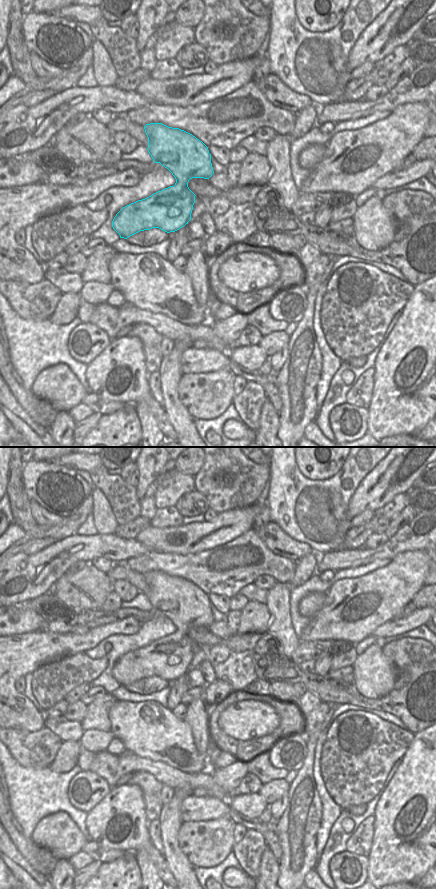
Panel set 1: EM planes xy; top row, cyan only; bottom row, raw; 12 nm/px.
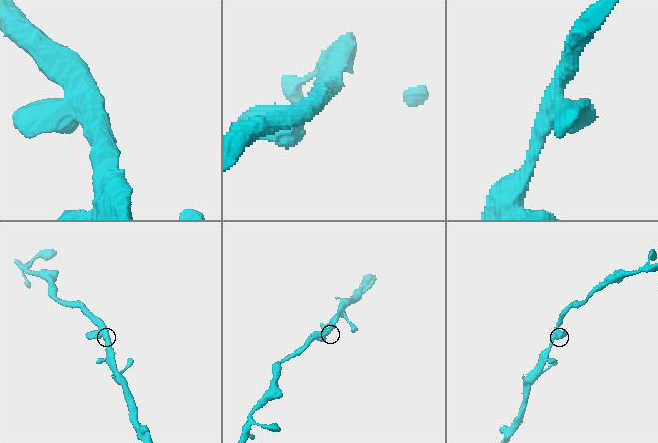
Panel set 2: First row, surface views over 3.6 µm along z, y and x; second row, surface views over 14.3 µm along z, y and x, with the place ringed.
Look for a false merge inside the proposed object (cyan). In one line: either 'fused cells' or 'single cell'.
single cell

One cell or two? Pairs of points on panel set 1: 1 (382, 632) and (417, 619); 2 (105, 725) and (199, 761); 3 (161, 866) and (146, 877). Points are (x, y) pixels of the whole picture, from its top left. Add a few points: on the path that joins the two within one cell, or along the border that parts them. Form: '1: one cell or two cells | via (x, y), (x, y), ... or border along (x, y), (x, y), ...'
1: one cell | via (391, 628), (408, 623)
2: two cells | border along (114, 704), (108, 714), (110, 730)
3: two cells | border along (144, 849), (160, 878)

